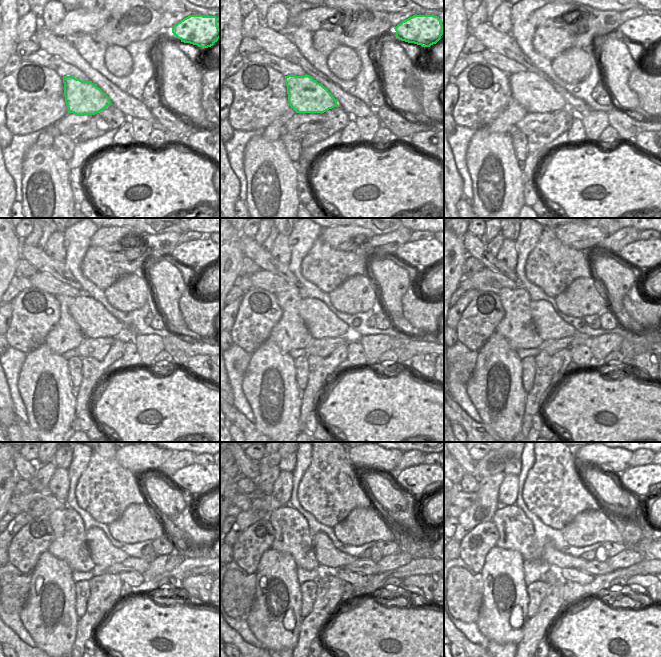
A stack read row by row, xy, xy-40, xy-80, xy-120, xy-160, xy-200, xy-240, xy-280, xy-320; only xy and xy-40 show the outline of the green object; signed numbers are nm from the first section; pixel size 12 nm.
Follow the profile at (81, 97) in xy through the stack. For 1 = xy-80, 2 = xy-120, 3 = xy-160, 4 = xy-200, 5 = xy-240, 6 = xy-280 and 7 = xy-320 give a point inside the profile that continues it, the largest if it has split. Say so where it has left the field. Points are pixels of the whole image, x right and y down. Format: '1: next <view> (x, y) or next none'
1: next xy-80 (535, 94)
2: next xy-120 (95, 321)
3: next xy-160 (321, 322)
4: next xy-200 (549, 325)
5: next xy-240 (103, 552)
6: next xy-280 (327, 554)
7: next xy-320 (557, 559)

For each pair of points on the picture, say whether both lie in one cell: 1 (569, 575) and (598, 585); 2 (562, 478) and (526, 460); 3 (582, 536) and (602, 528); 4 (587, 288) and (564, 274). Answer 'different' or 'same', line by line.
1: different
2: different
3: same
4: different

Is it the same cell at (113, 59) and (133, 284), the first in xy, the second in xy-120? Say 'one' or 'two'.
one

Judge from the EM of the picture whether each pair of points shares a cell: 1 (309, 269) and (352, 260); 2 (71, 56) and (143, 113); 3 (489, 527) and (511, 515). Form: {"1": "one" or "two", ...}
{"1": "one", "2": "one", "3": "two"}

